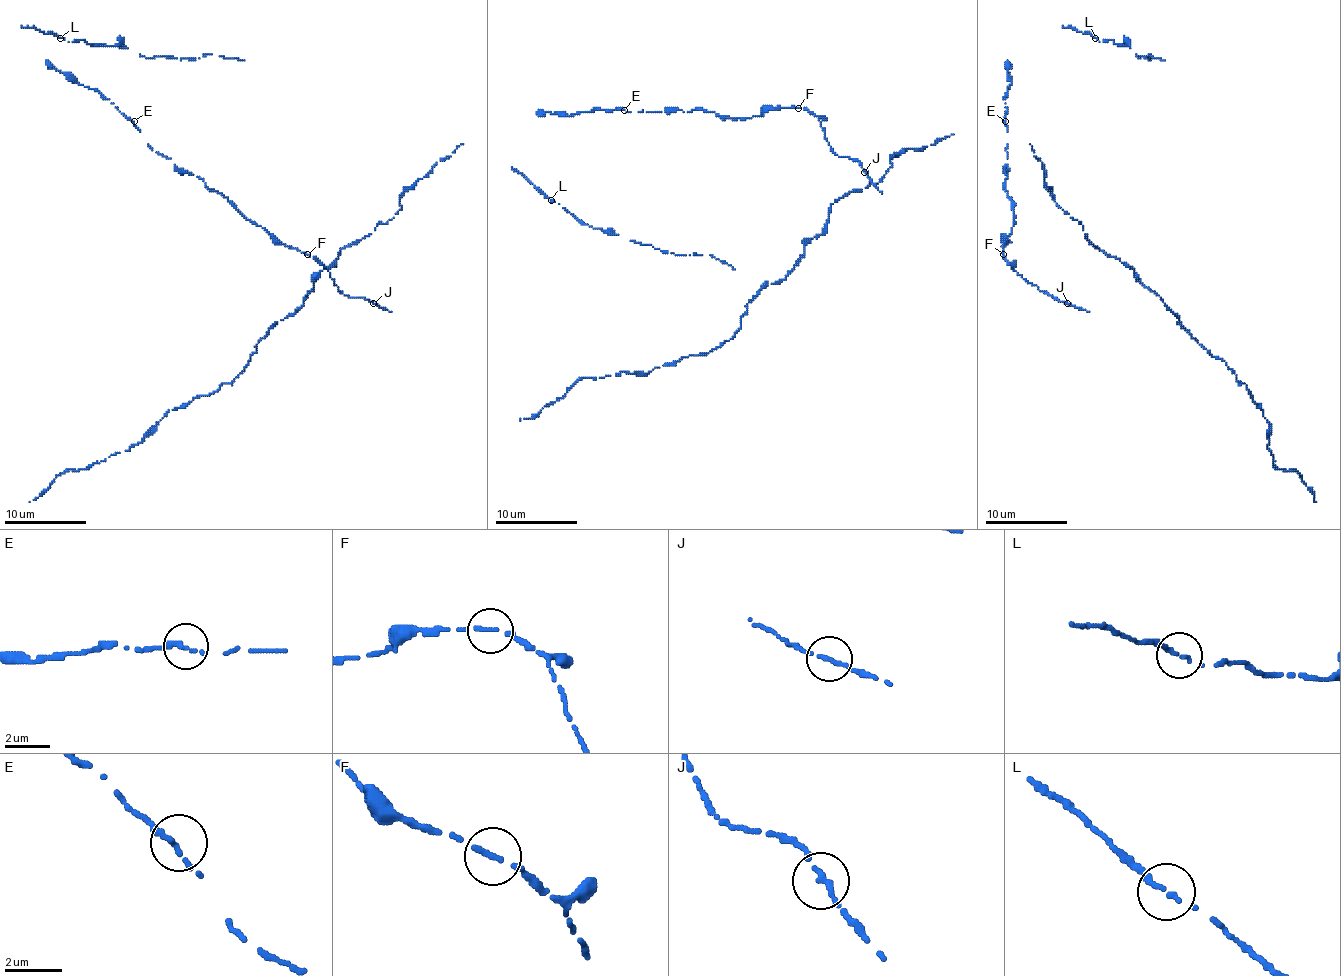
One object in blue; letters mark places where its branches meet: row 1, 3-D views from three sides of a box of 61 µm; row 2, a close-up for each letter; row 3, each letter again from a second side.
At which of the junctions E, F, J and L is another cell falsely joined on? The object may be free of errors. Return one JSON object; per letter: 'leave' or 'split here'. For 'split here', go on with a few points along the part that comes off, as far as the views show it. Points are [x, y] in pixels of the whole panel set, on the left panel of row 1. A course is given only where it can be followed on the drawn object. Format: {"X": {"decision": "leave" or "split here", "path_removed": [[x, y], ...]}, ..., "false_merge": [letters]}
{"E": {"decision": "leave"}, "F": {"decision": "leave"}, "J": {"decision": "leave"}, "L": {"decision": "leave"}, "false_merge": []}

